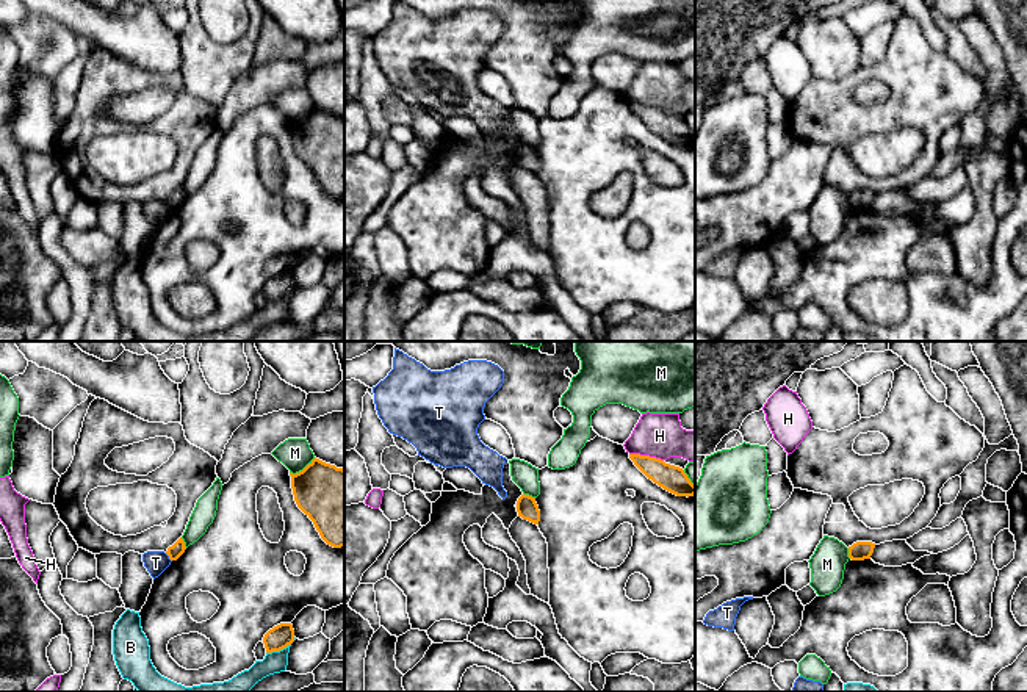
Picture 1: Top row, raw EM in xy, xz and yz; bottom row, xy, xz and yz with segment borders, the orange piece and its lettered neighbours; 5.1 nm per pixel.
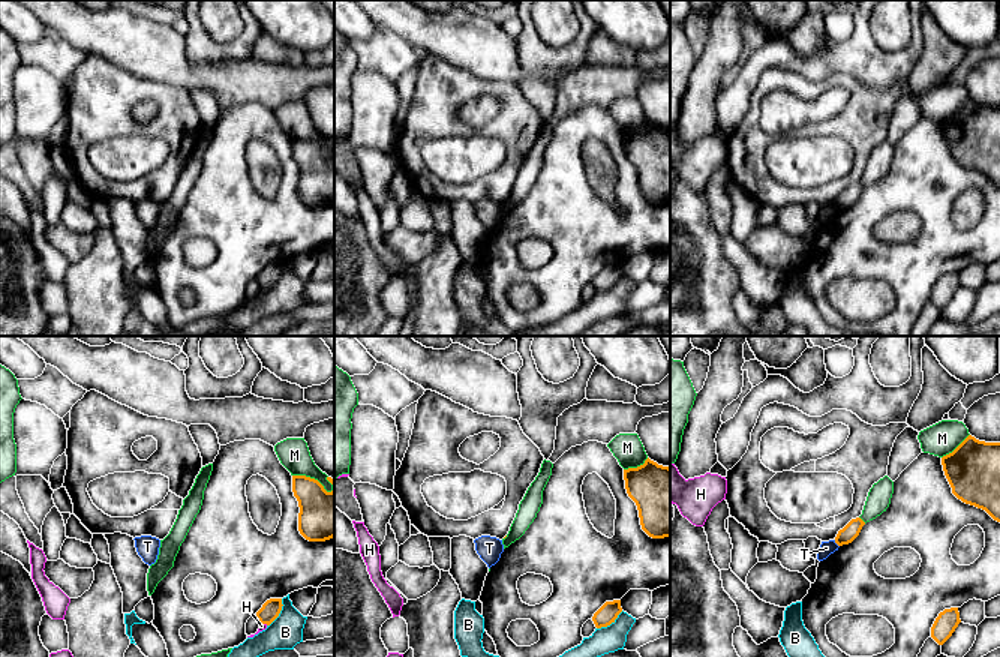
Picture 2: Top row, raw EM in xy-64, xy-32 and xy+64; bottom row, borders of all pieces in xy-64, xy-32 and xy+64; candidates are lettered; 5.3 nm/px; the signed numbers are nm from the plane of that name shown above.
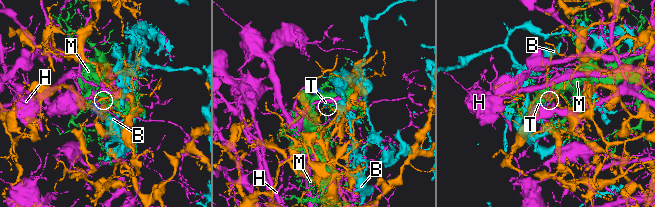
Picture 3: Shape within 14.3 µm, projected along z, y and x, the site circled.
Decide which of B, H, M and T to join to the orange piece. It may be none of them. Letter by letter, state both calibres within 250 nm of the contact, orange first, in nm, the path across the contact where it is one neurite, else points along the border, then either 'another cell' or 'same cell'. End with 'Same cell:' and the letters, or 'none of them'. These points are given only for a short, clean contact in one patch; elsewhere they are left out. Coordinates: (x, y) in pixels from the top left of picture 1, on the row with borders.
B: calibres 120 and 110 nm; another cell
H: calibres 140 and 220 nm; another cell
M: calibres 340 and 160 nm; another cell
T: calibres 70 and 120 nm; border xy (165, 553), (171, 561); another cell
Same cell: none of them

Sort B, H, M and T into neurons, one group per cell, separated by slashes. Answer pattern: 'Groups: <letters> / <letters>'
Groups: B / H / M / T

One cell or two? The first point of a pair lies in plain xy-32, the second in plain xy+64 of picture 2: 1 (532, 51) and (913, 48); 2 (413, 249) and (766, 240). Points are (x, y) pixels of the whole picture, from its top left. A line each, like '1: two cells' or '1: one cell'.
1: one cell
2: one cell

